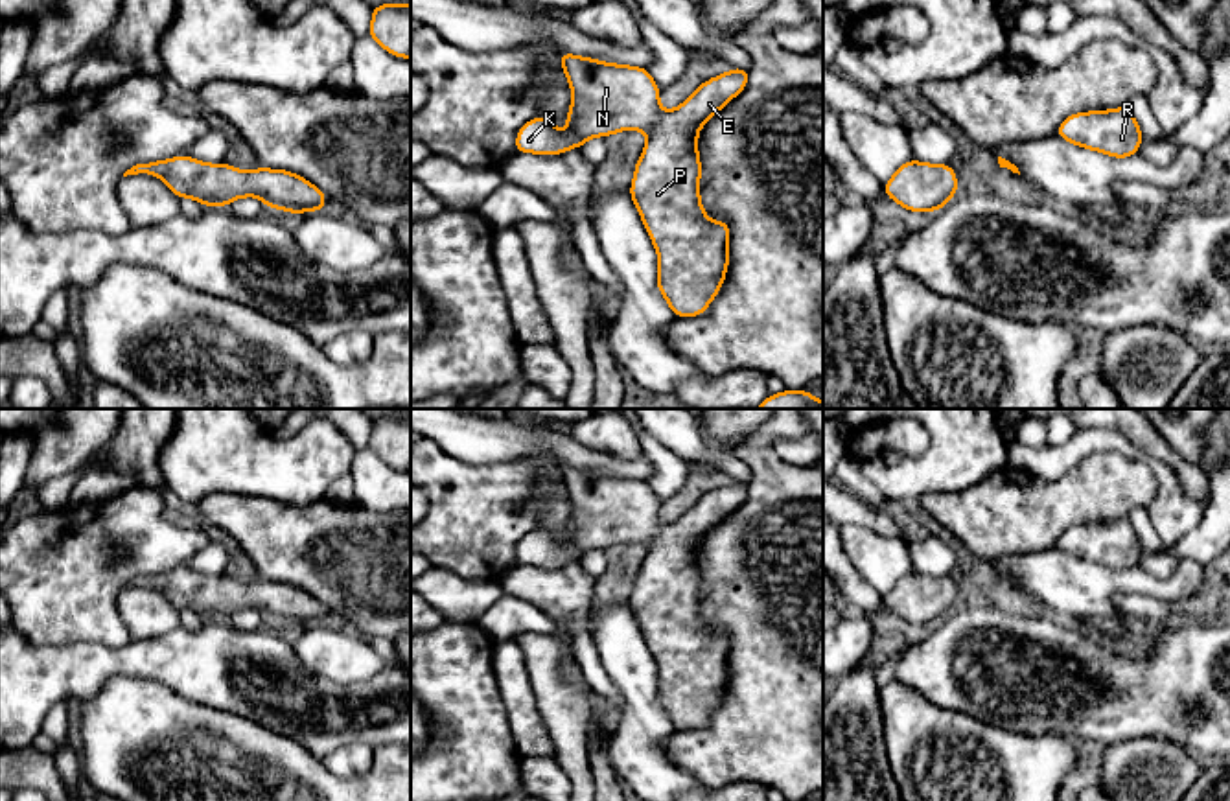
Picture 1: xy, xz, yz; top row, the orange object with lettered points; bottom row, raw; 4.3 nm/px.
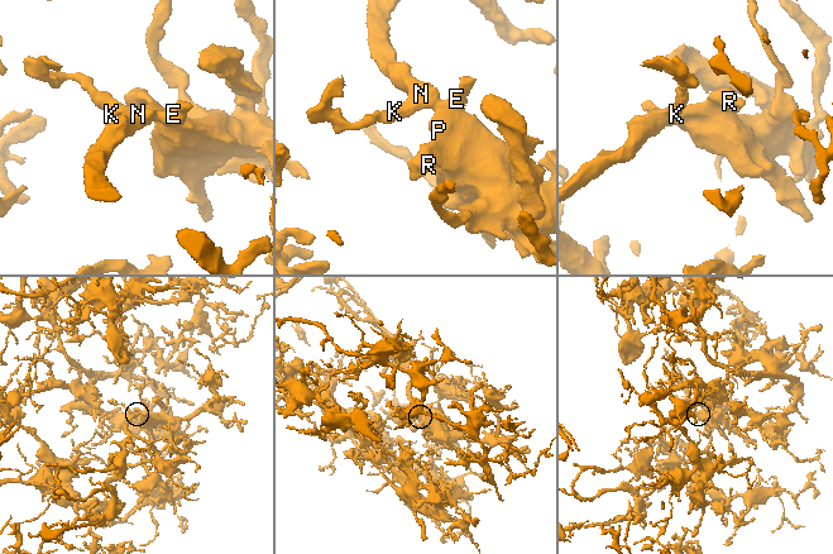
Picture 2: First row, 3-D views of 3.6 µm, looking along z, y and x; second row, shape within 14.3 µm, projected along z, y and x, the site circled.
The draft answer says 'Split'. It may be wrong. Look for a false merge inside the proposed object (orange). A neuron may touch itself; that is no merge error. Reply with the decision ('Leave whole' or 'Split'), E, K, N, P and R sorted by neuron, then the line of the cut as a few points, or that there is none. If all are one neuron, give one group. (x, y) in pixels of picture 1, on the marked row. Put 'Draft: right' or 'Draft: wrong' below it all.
Leave whole. Groups: E K N P R. No split
Draft: wrong

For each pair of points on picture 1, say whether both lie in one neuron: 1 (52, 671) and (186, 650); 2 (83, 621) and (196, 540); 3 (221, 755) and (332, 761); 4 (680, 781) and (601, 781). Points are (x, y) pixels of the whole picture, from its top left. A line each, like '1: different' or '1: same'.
1: same
2: same
3: different
4: different

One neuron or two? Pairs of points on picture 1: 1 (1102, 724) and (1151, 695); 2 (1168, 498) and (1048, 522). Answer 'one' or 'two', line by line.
1: one
2: two

